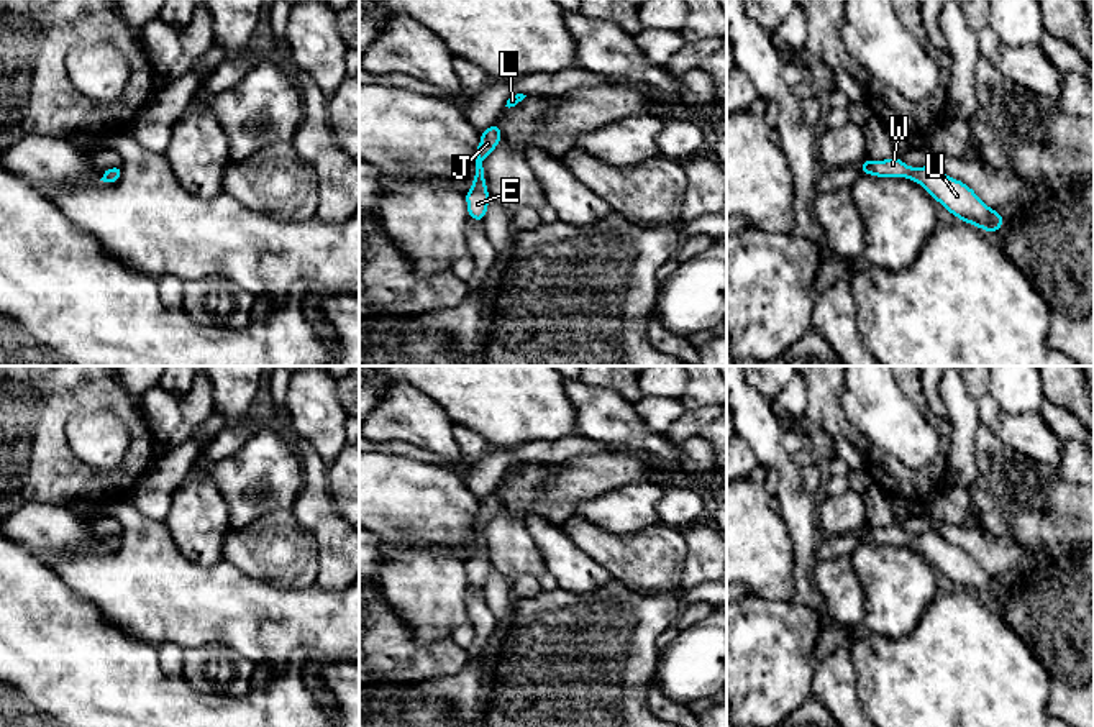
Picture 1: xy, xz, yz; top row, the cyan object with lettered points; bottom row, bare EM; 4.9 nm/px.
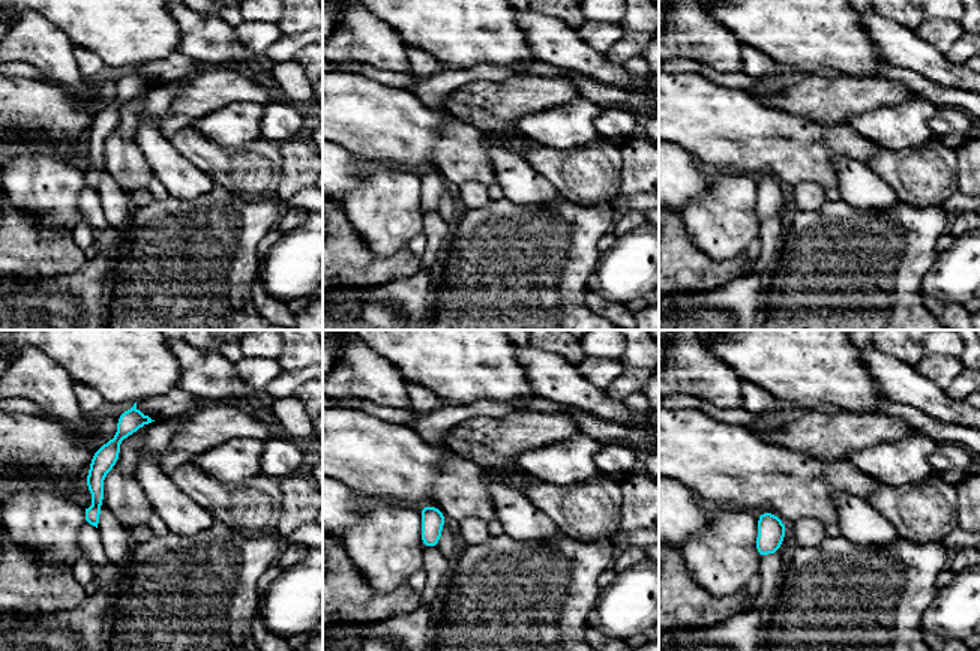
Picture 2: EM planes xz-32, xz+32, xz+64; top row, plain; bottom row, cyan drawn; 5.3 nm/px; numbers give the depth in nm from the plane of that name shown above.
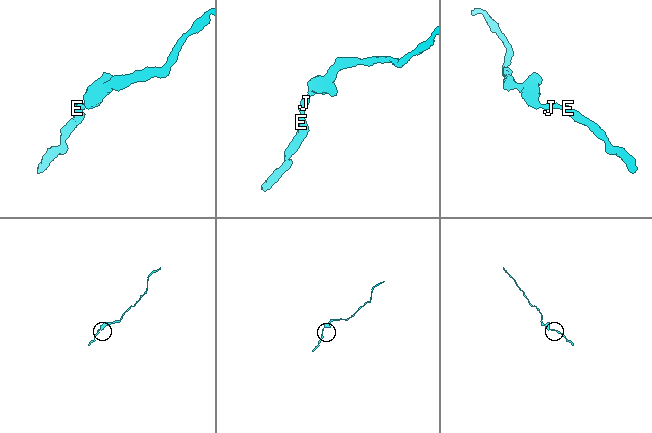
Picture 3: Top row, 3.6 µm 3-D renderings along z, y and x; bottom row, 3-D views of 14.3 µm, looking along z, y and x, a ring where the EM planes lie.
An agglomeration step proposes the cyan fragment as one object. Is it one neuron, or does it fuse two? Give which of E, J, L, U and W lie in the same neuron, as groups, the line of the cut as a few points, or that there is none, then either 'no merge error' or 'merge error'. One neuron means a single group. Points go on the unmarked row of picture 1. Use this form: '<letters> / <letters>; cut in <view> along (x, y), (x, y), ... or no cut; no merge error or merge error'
E J L U W; no cut; no merge error

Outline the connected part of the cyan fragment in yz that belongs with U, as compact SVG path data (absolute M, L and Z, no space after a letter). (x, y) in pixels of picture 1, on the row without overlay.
M894 524L884 528L866 527L858 537L861 542L874 545L905 545L912 550L919 550L933 568L940 569L953 584L984 599L997 601L1004 594L1002 581L992 578L969 553L946 543L935 532L915 537L902 530L899 524Z

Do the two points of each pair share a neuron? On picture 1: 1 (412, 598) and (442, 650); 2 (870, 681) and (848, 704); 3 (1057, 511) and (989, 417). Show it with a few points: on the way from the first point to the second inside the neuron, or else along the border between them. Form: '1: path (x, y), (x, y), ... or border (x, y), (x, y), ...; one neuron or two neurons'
1: border (402, 622), (422, 644), (435, 644), (450, 635); two neurons
2: border (850, 657), (855, 667), (856, 696), (863, 709); two neurons
3: border (981, 425), (1006, 445), (1048, 463); two neurons

